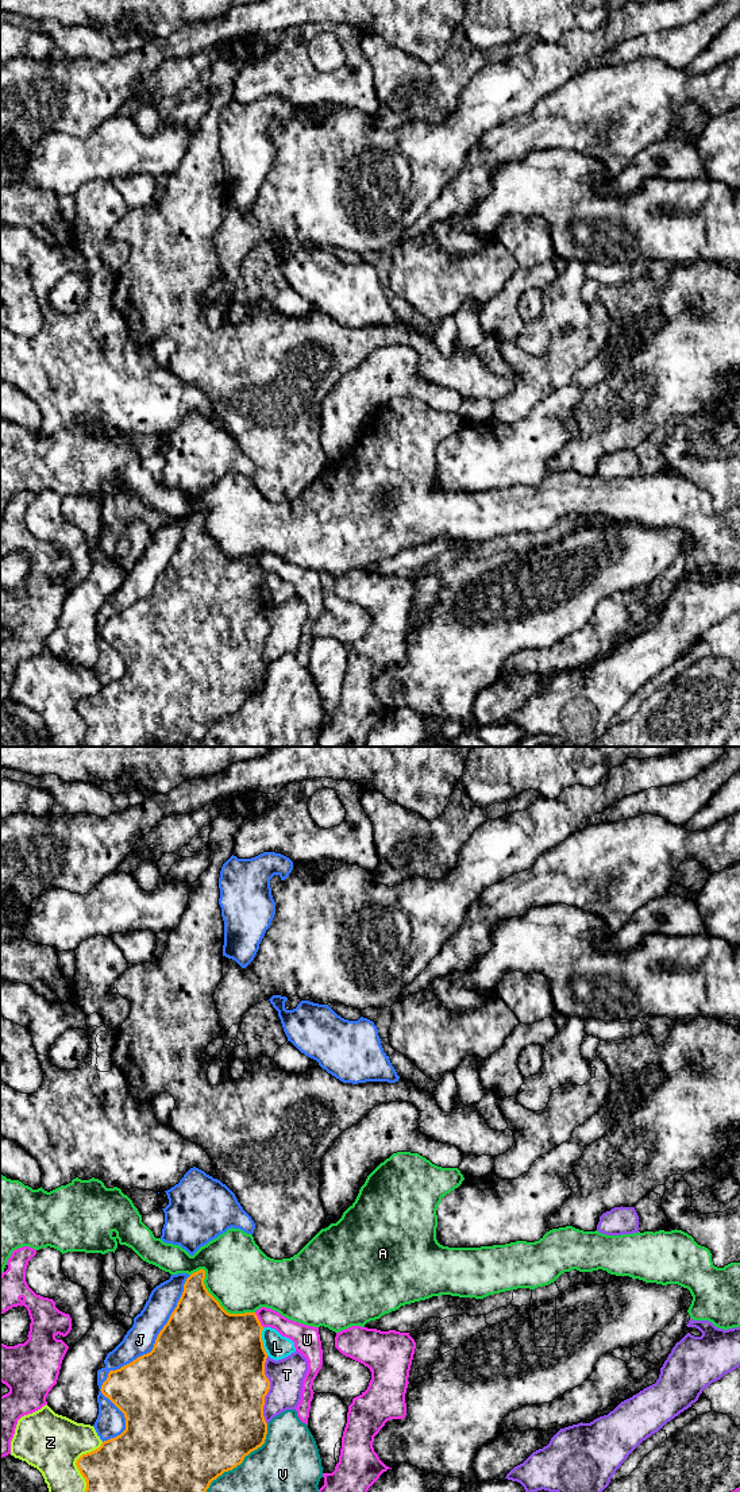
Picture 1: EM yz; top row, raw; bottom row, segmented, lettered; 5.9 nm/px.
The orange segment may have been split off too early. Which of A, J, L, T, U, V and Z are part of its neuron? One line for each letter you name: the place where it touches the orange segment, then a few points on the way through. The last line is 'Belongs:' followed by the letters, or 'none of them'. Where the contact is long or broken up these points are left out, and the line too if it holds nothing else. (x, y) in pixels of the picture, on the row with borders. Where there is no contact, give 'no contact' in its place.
Belongs: none of them

